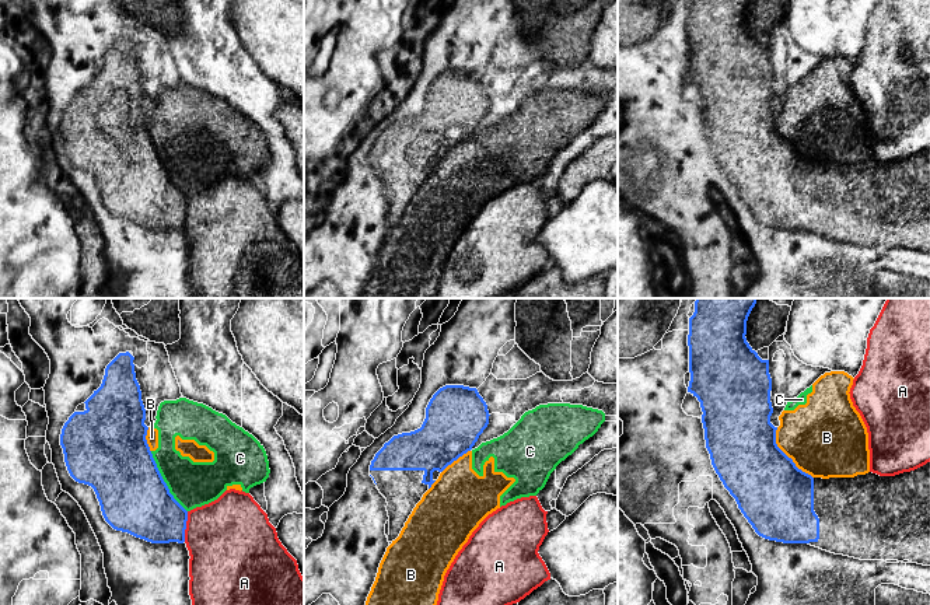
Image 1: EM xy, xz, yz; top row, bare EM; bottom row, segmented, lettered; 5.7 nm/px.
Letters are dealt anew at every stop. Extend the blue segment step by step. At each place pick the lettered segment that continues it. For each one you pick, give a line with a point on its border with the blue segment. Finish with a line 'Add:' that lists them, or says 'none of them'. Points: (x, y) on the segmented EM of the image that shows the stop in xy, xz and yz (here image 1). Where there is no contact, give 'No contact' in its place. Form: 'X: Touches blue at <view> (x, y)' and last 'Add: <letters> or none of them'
Add: none of them

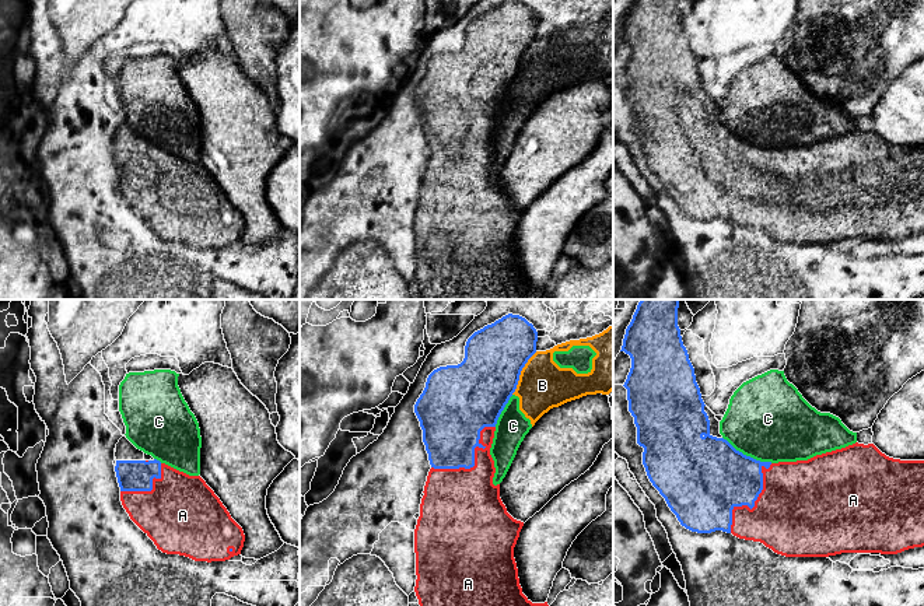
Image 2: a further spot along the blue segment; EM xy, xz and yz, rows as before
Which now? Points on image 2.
A: Touches blue at xz (473, 462)
Add: A

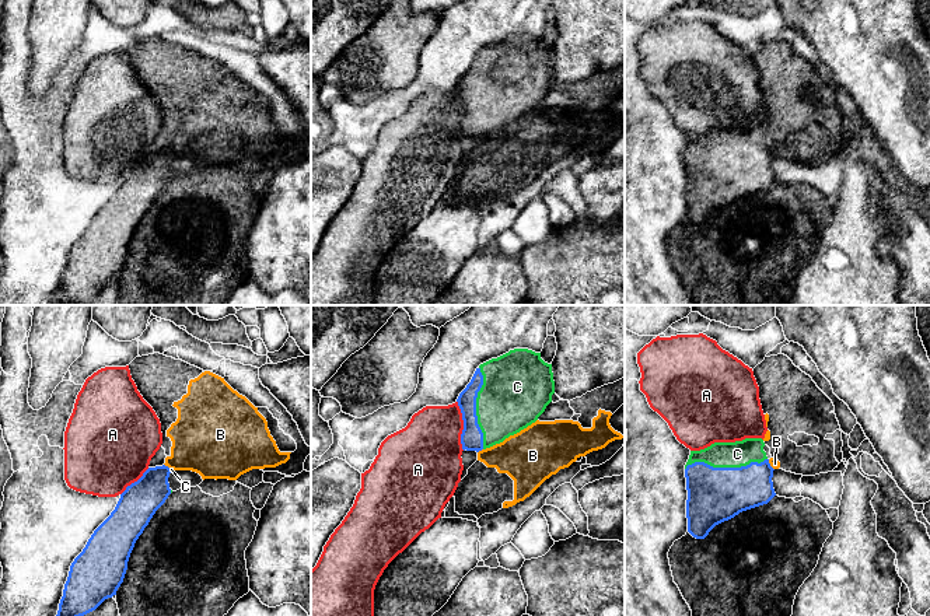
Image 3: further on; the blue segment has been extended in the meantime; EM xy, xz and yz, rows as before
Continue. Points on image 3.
C: Touches blue at yz (724, 468)
Add: C

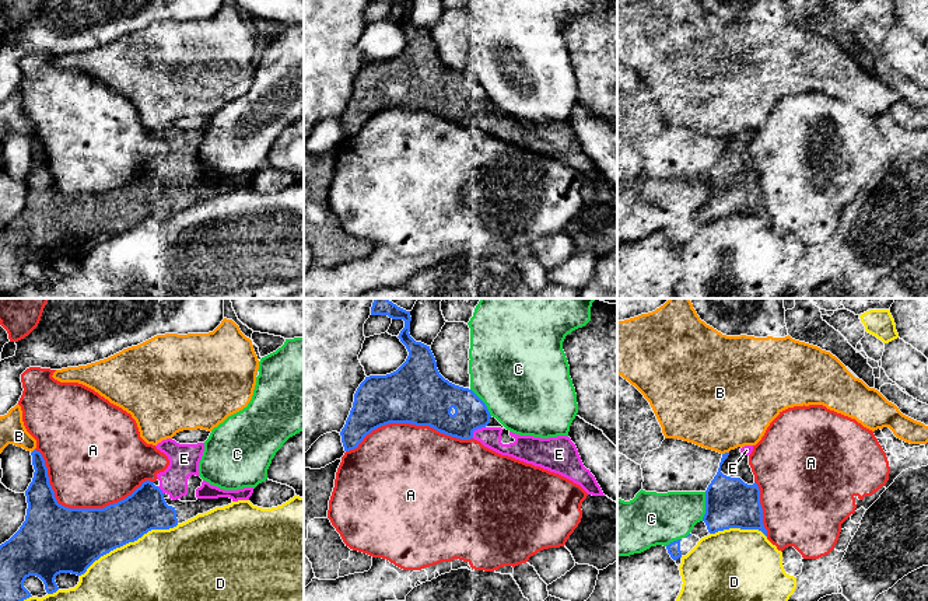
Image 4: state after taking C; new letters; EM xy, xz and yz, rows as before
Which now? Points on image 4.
E: Touches blue at xz (476, 429)
Add: E

